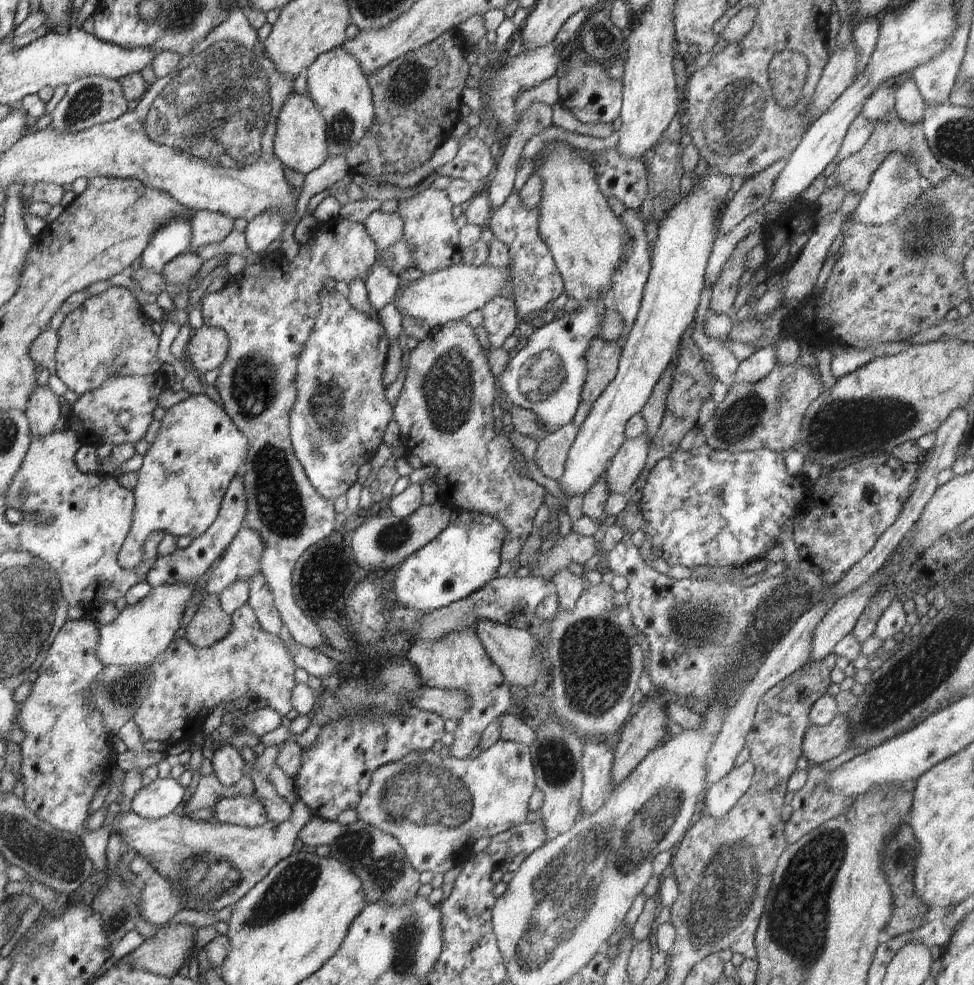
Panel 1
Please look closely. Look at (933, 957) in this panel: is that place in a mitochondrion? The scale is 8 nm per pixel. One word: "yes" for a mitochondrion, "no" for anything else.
no

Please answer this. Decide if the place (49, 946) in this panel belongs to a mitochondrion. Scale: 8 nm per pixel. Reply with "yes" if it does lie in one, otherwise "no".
yes

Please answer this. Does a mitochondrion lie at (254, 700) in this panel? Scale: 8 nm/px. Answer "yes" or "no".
no

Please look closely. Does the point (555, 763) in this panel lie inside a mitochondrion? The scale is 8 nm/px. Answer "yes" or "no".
yes

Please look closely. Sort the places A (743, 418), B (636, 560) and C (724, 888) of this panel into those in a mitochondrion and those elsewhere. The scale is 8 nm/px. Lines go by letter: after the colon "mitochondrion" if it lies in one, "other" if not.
A: mitochondrion
B: other
C: mitochondrion

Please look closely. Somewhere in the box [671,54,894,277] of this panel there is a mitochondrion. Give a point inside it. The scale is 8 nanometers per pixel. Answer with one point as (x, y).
(739, 117)

